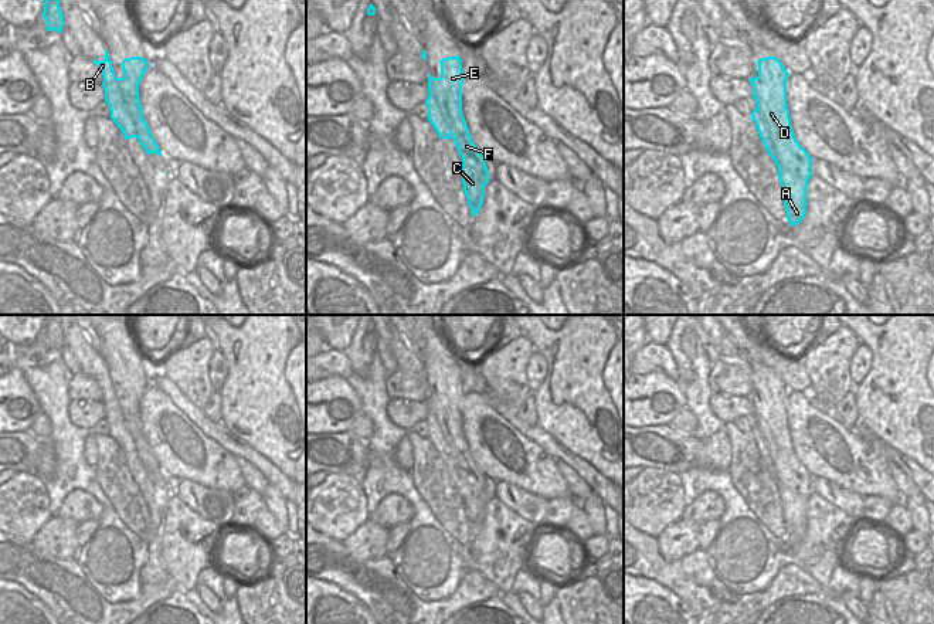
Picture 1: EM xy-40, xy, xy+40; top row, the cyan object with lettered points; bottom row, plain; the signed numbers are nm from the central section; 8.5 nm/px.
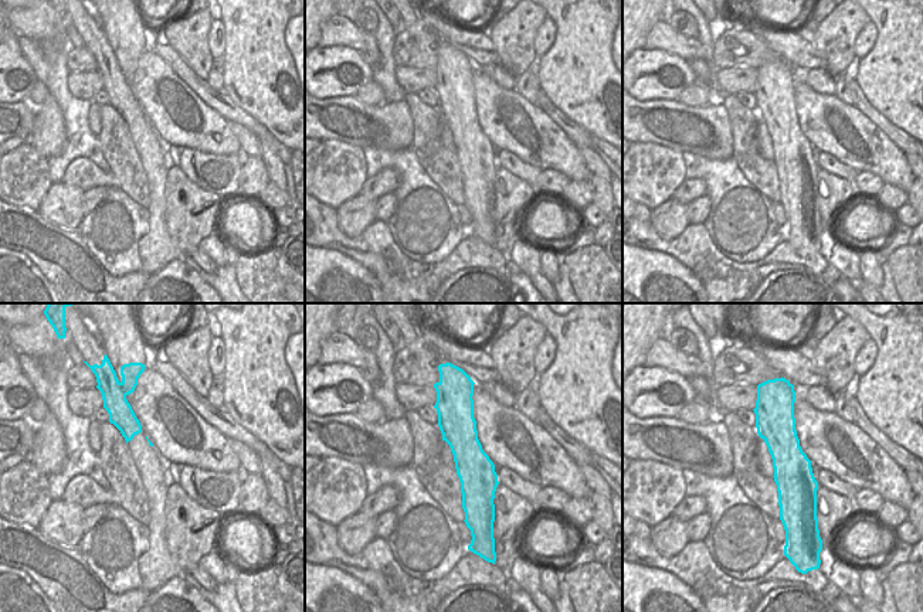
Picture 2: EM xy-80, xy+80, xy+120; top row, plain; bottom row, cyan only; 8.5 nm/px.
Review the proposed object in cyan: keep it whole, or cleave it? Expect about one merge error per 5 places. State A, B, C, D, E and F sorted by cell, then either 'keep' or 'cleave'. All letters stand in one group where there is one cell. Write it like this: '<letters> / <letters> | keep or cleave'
A B C D E F | keep

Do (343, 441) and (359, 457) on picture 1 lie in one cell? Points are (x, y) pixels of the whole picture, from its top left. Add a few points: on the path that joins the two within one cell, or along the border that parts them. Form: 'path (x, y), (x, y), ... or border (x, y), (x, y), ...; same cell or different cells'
path (347, 446), (355, 453); same cell

